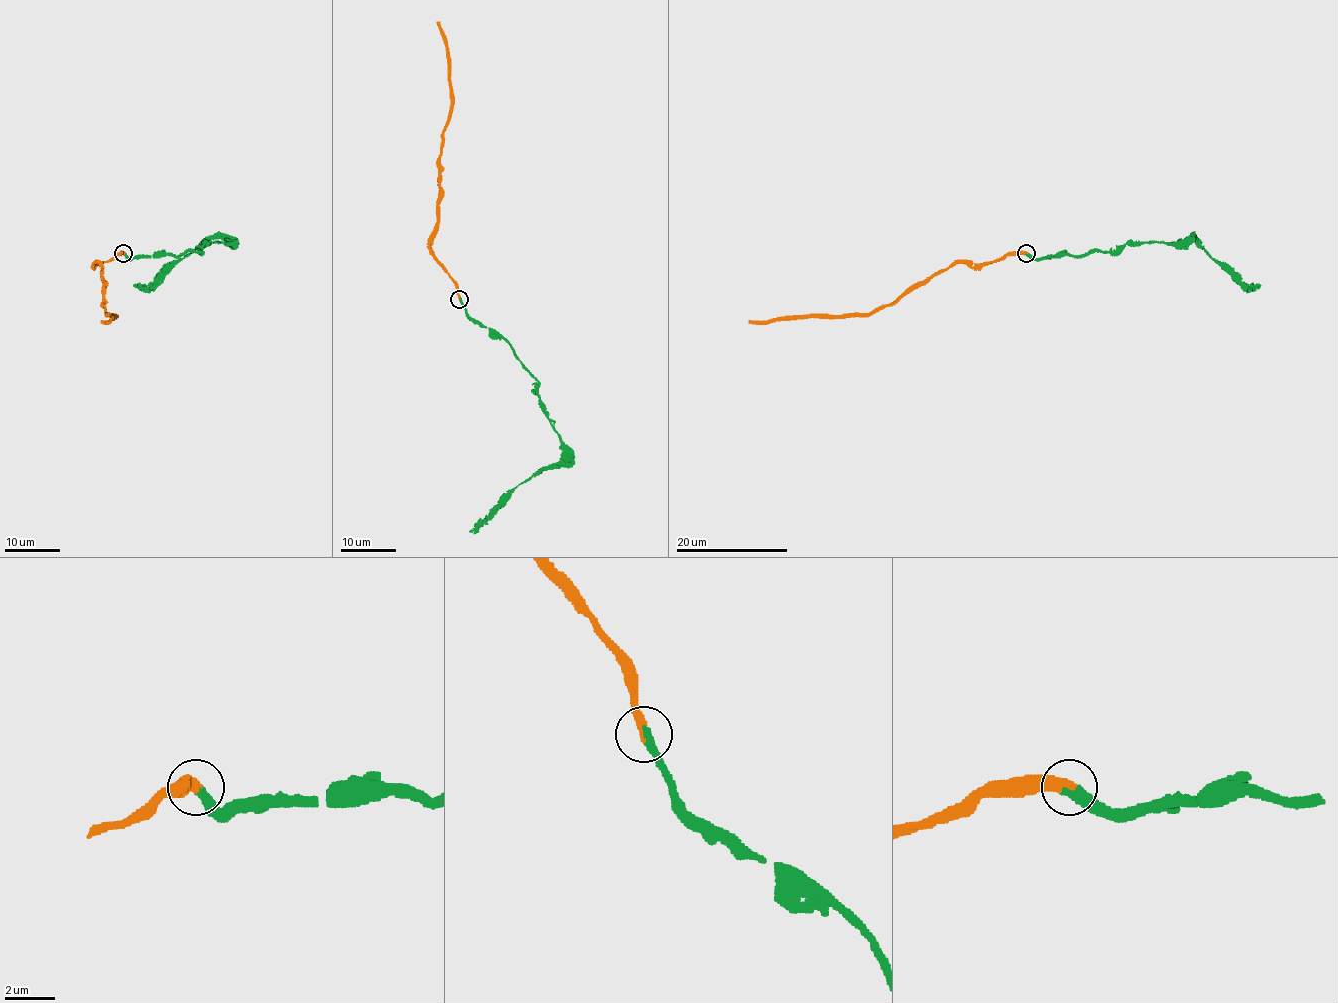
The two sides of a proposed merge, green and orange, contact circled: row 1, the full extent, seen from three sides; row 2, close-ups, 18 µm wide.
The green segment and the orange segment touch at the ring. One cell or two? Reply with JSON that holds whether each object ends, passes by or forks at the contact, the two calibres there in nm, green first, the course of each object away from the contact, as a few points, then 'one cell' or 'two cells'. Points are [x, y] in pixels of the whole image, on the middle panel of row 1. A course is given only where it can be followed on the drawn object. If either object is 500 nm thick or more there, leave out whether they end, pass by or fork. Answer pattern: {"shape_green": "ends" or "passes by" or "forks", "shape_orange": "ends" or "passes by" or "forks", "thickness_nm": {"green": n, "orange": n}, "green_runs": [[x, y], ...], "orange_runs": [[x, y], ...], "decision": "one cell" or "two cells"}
{"shape_green": "ends", "shape_orange": "ends", "thickness_nm": {"green": 360, "orange": 420}, "green_runs": [[459, 299], [465, 311], [513, 350], [537, 380], [540, 407], [558, 434], [562, 458], [540, 468], [469, 532]], "orange_runs": [[459, 299], [455, 280], [431, 251], [442, 130], [451, 105], [449, 53], [437, 21]], "decision": "one cell"}

